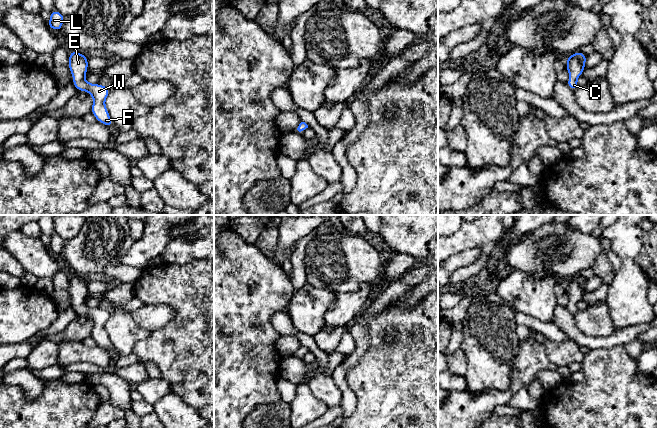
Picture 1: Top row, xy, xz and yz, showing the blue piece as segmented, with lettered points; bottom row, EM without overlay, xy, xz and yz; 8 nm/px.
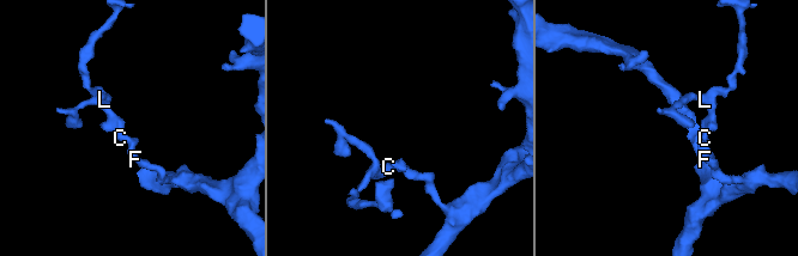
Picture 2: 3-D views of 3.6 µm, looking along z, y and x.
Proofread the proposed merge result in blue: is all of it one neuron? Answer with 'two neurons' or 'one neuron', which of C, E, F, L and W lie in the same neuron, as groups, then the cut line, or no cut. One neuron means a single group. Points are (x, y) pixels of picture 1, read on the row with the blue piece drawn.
one neuron; groups C E F L W; cut none

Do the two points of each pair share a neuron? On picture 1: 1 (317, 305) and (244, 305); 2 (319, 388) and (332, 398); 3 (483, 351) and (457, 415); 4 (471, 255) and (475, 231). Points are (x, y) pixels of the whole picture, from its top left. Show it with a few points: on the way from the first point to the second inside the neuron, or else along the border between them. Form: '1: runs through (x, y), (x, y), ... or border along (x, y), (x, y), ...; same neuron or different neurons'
1: border along (294, 293), (287, 306); different neurons
2: runs through (322, 388), (329, 395); same neuron
3: border along (490, 389), (478, 393), (469, 393), (465, 390); different neurons
4: border along (481, 250), (466, 249), (450, 257); different neurons

